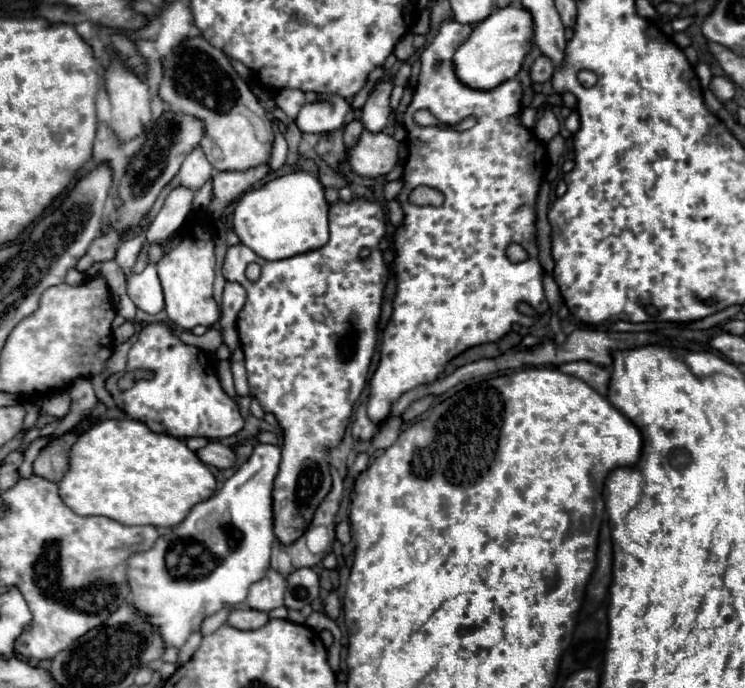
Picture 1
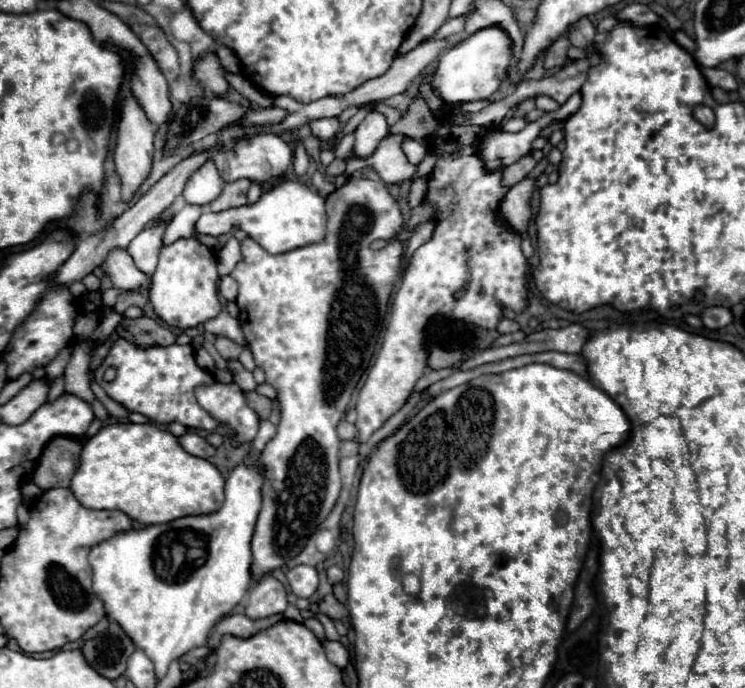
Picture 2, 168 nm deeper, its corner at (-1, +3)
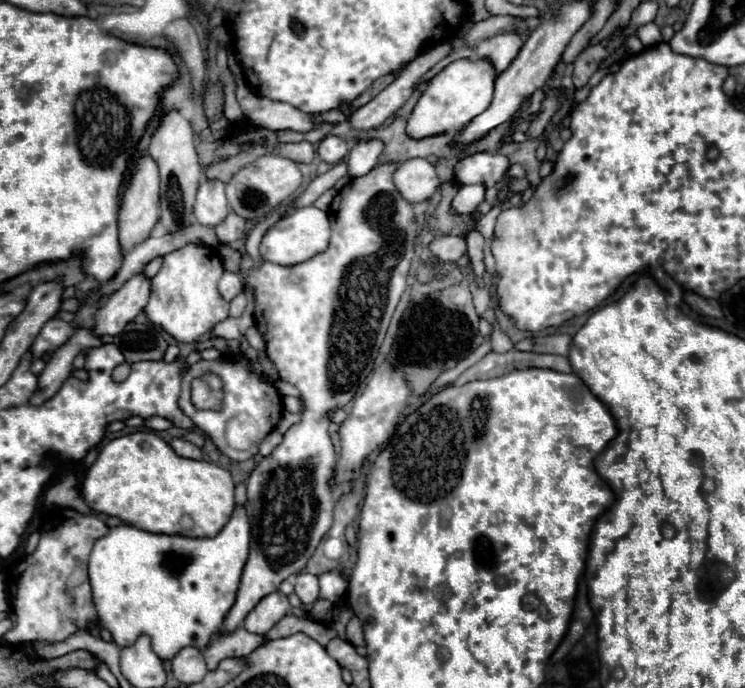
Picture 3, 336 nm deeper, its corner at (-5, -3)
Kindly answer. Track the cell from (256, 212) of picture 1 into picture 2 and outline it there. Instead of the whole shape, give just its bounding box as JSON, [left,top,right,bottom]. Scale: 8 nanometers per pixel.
[197,180,327,254]

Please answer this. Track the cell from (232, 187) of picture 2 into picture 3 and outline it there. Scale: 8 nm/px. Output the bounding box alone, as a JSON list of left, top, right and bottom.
[215,212,245,244]

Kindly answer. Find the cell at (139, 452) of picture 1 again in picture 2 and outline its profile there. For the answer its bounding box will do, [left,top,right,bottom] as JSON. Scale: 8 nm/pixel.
[71,424,223,524]

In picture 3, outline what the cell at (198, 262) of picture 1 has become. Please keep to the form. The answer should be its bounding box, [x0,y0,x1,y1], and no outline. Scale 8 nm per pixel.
[143,244,229,342]

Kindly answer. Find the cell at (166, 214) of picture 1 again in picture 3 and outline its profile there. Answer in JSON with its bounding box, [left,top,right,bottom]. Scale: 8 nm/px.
[93,274,151,336]

